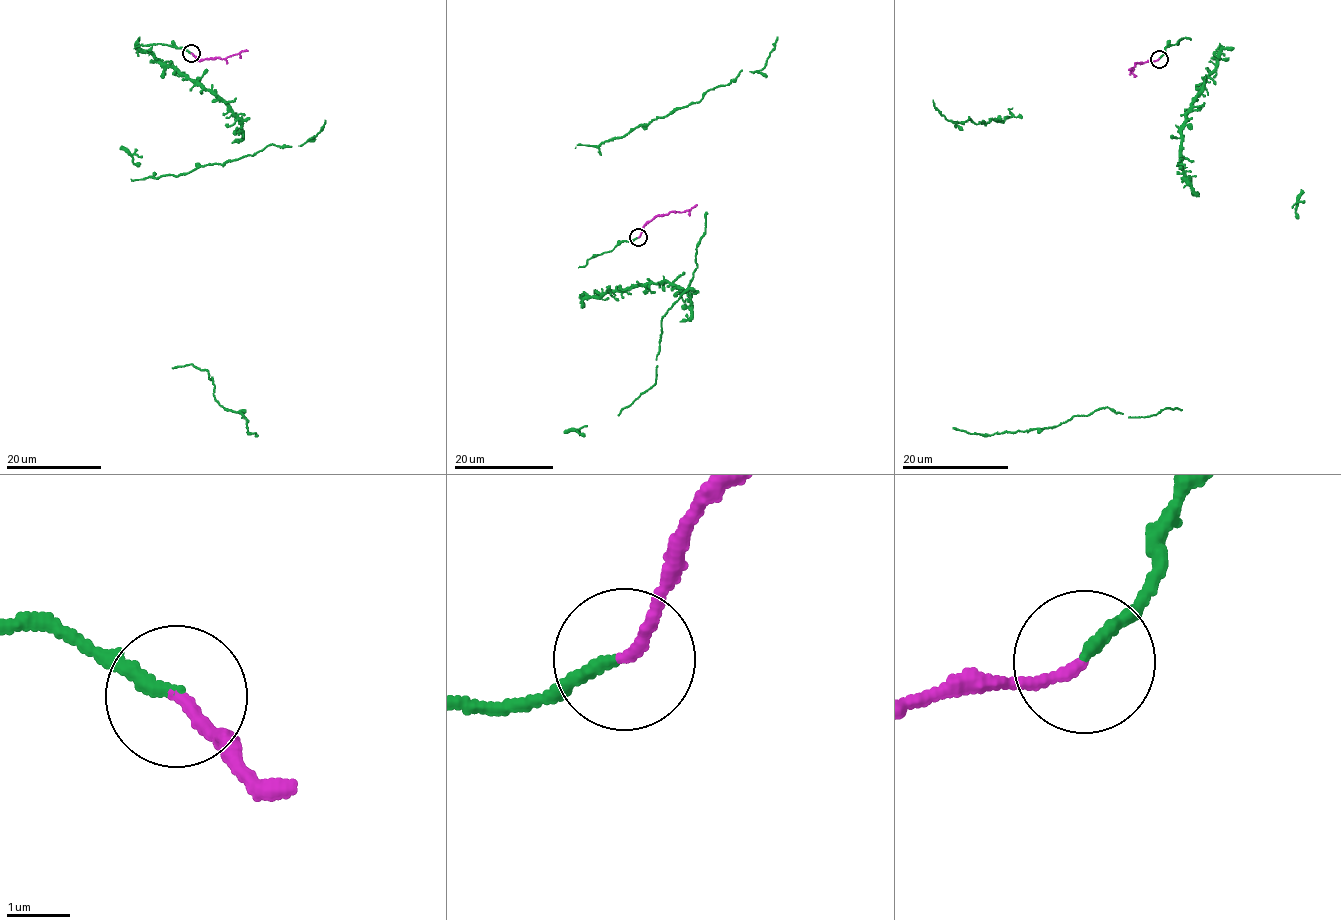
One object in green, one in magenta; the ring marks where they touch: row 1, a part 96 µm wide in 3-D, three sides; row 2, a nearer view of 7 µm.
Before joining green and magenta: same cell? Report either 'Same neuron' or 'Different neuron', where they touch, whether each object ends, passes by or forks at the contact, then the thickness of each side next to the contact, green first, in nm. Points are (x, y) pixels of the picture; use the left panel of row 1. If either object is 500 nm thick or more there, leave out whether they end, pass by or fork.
Same neuron. Place: (191, 53). At the ring green ends. At the ring magenta ends. Thickness 190 nm (green) against 180 nm

